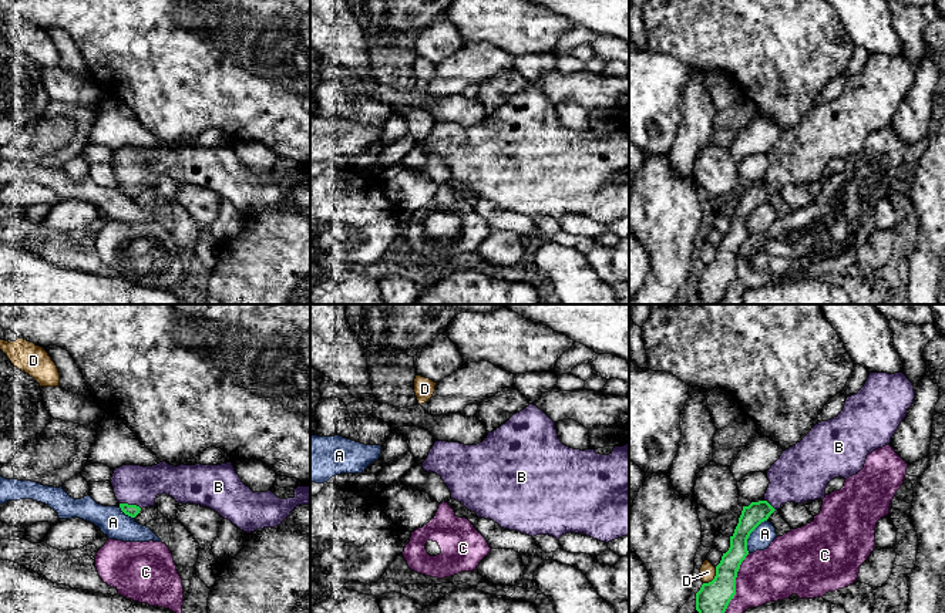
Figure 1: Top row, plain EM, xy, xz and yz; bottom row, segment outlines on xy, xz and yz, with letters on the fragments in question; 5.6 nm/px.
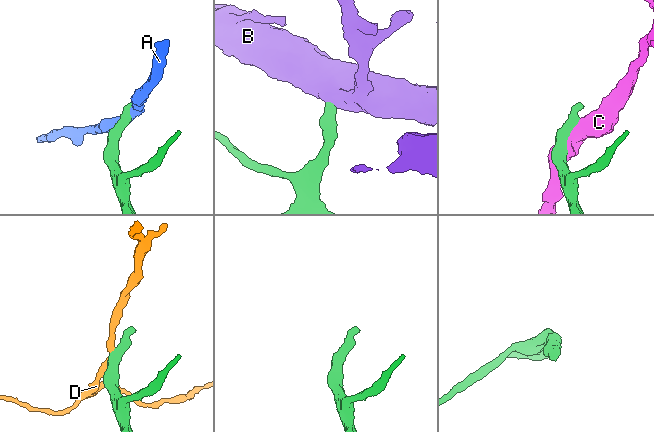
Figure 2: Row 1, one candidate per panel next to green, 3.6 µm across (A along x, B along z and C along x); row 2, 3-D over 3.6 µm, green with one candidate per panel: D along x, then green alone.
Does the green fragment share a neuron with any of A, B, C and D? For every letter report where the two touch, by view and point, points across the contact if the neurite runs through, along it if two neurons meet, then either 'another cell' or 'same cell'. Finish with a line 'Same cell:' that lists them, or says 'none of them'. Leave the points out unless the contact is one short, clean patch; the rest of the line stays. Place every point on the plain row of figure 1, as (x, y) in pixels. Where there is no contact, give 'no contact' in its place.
A: contact yz (749, 216); border yz (766, 201), (750, 215), (747, 233); another cell
B: contact xy (131, 187); way xy (133, 192), (131, 187), (133, 174), (138, 167); same cell
C: contact yz (735, 269); another cell
D: contact yz (715, 259); another cell
Same cell: B

